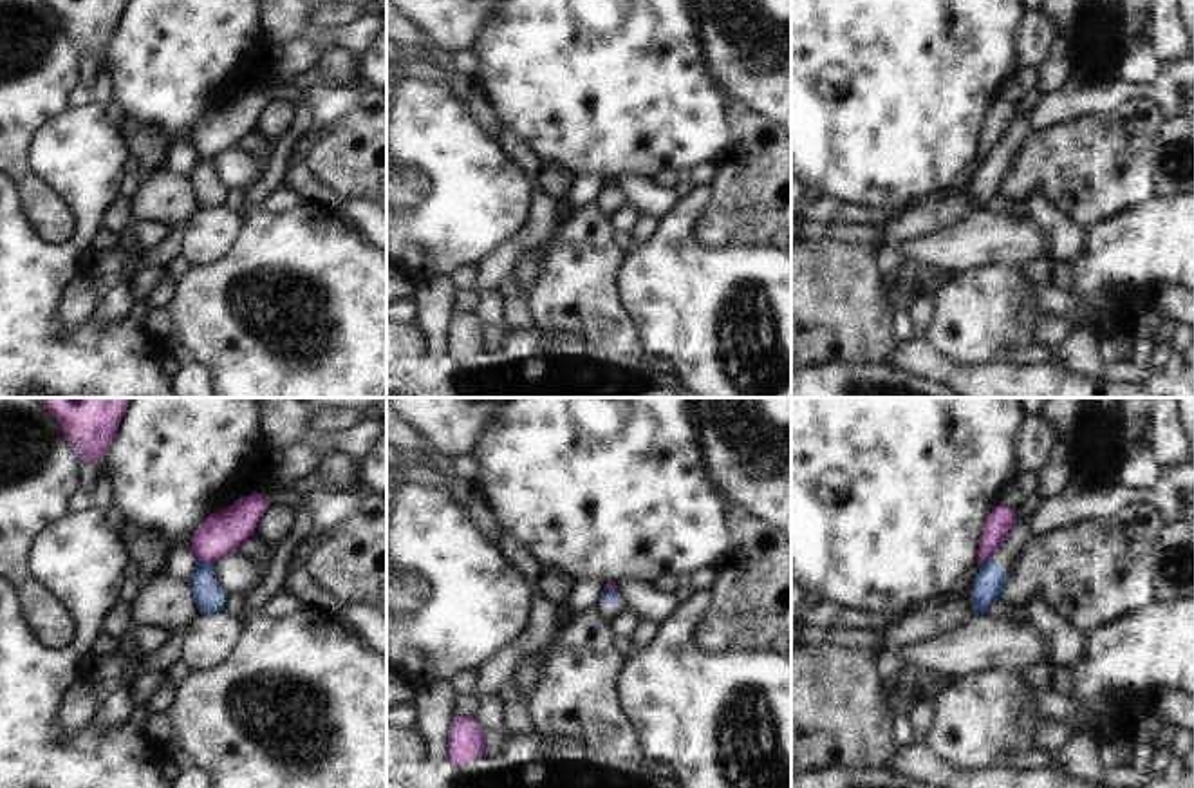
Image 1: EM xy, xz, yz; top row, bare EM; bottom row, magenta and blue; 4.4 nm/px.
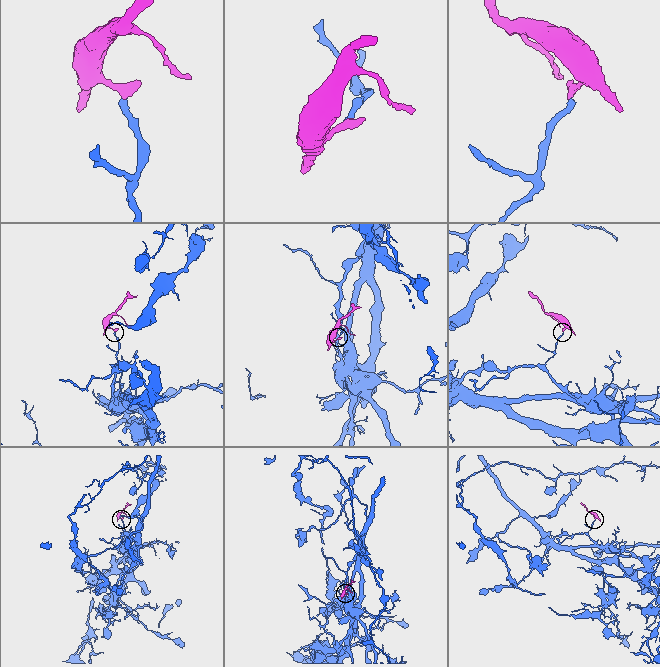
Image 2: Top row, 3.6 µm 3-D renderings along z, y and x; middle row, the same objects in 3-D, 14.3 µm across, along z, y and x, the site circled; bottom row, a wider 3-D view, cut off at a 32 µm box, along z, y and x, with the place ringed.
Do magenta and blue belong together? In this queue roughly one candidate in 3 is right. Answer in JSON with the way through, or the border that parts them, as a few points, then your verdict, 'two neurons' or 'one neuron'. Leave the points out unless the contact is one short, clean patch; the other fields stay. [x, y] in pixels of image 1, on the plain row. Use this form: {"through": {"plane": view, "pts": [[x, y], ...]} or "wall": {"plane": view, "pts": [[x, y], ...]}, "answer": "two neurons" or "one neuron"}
{"wall": {"plane": "xy", "pts": [[199, 154], [212, 159]]}, "answer": "two neurons"}

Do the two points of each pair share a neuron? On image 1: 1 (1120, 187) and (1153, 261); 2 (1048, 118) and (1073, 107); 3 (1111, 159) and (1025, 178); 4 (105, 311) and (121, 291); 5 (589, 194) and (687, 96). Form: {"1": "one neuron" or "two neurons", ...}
{"1": "two neurons", "2": "one neuron", "3": "one neuron", "4": "one neuron", "5": "two neurons"}

